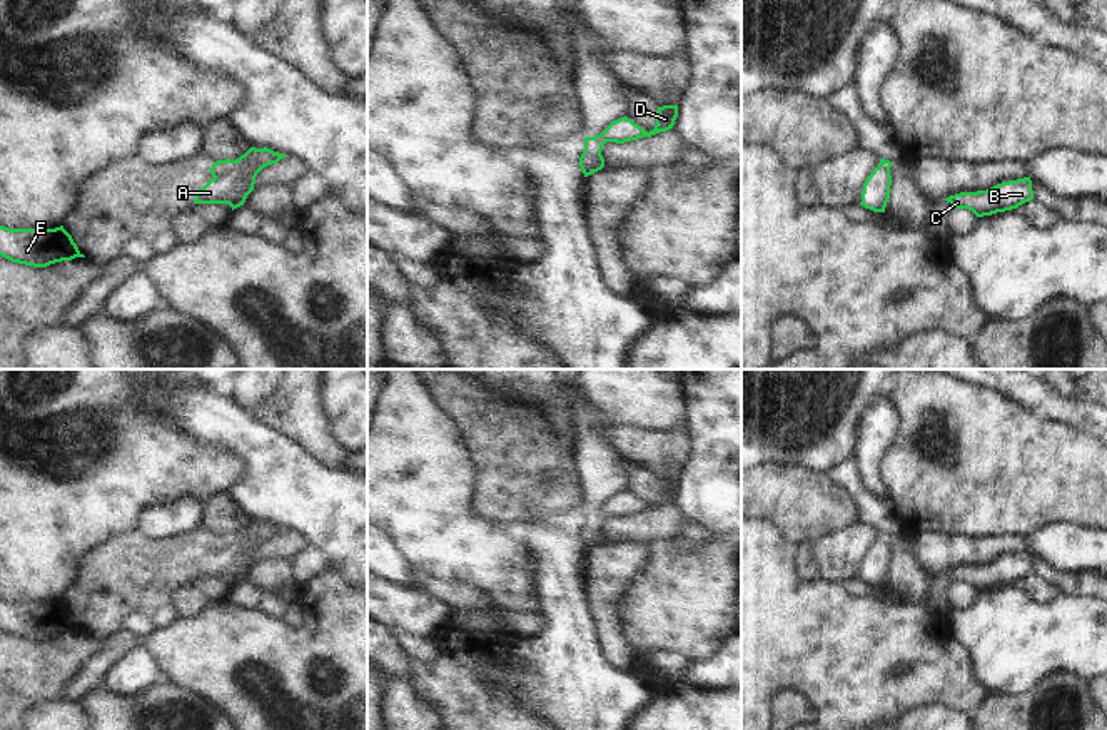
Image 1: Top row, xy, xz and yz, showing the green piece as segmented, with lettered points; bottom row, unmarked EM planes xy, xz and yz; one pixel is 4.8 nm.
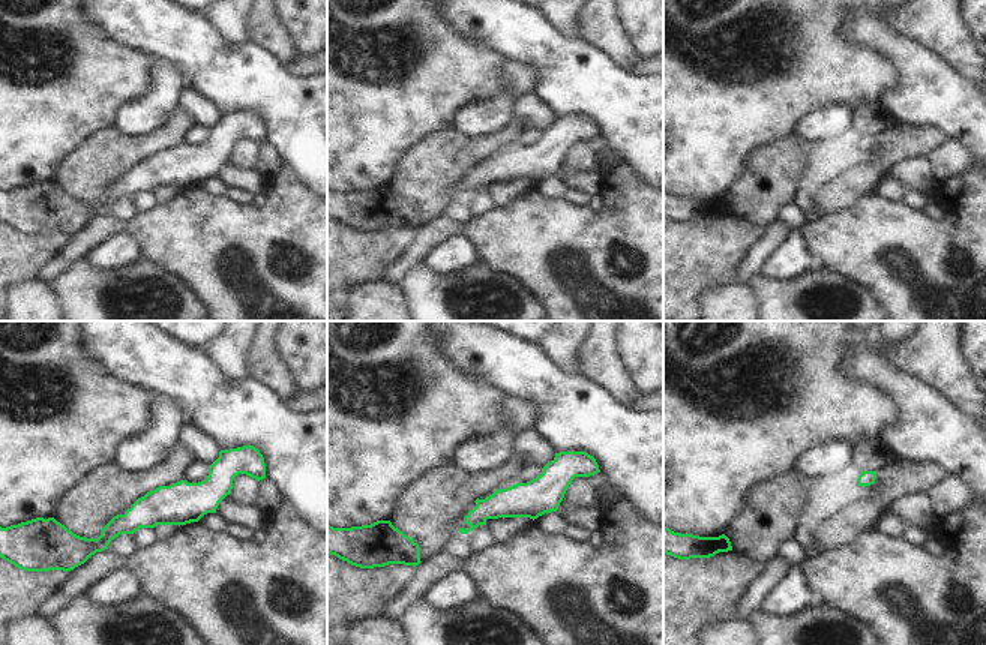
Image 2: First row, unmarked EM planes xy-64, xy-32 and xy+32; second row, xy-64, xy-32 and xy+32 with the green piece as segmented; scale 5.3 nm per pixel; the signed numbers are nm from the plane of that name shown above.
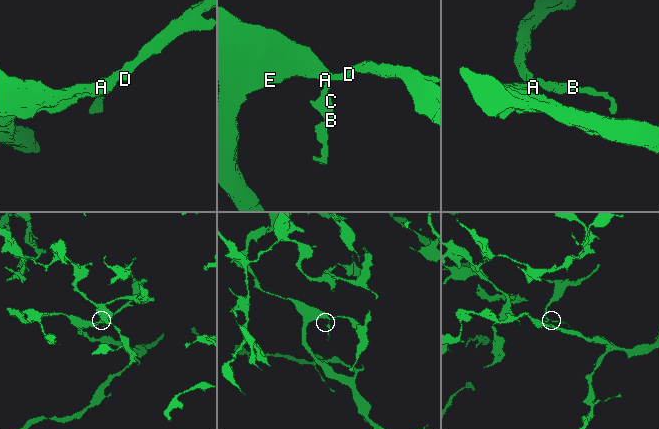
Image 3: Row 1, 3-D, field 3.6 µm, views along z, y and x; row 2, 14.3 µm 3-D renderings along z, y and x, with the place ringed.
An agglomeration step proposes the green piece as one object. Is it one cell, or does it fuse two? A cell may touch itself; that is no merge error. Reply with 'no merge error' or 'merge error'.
merge error

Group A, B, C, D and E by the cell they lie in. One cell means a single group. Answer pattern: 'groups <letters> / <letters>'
groups A D E / B C

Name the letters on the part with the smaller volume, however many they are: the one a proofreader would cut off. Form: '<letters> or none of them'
B, C

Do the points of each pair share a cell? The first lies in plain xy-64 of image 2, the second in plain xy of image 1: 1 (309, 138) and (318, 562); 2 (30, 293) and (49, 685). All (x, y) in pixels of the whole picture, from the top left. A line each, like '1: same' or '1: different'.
1: different
2: different

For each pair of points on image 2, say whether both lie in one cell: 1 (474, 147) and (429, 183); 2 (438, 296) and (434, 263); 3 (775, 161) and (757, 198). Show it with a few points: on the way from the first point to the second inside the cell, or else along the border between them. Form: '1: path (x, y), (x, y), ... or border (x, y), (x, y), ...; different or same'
1: path (464, 152), (440, 173); same
2: border (422, 263), (434, 272), (453, 272), (470, 264); different
3: path (769, 170), (757, 182), (757, 189); same

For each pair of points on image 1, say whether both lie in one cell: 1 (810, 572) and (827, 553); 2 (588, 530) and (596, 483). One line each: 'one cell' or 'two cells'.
1: two cells
2: one cell

